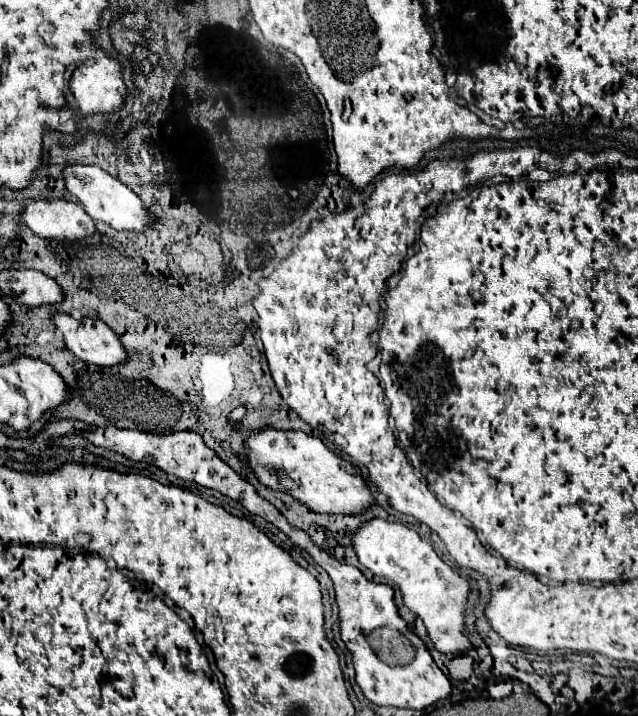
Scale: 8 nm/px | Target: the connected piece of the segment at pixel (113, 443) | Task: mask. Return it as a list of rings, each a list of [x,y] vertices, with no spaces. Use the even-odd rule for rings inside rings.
[[[110,426],[106,428],[106,432],[102,432],[100,428],[94,428],[94,446],[100,446],[100,448],[106,448],[106,450],[112,450],[112,452],[118,452],[122,456],[126,456],[128,460],[134,460],[134,462],[142,462],[146,460],[148,464],[154,464],[156,468],[160,468],[162,472],[166,474],[172,474],[172,476],[178,476],[182,480],[188,480],[188,482],[196,482],[200,486],[206,486],[206,488],[212,488],[212,490],[218,490],[222,492],[224,496],[240,502],[244,508],[248,508],[252,514],[272,522],[274,526],[278,526],[296,546],[308,550],[308,544],[310,544],[310,536],[292,526],[268,500],[264,500],[252,484],[248,484],[244,478],[240,478],[228,464],[224,464],[216,454],[214,450],[210,450],[204,440],[196,434],[196,432],[176,432],[176,434],[150,434],[150,432],[142,432],[142,430],[120,430],[116,426]]]

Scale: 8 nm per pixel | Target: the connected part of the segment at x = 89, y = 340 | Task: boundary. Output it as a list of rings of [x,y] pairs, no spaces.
[[[56,312],[52,320],[64,334],[64,342],[76,358],[106,368],[128,362],[130,356],[122,346],[118,334],[114,334],[112,328],[108,328],[102,320],[76,320],[60,312]]]

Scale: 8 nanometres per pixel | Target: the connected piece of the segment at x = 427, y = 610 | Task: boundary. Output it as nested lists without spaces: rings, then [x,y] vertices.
[[[374,518],[354,532],[354,550],[366,568],[398,584],[404,604],[424,620],[432,642],[442,654],[460,654],[472,650],[470,636],[464,630],[464,610],[468,604],[470,584],[464,576],[442,562],[434,548],[412,528]]]

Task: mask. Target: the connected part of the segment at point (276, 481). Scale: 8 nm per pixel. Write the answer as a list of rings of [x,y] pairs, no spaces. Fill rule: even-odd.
[[[266,428],[246,438],[250,450],[248,466],[256,472],[258,480],[268,488],[292,494],[296,500],[312,508],[314,512],[326,514],[362,514],[374,506],[374,498],[358,466],[344,460],[324,446],[324,442],[306,432],[284,432]]]

